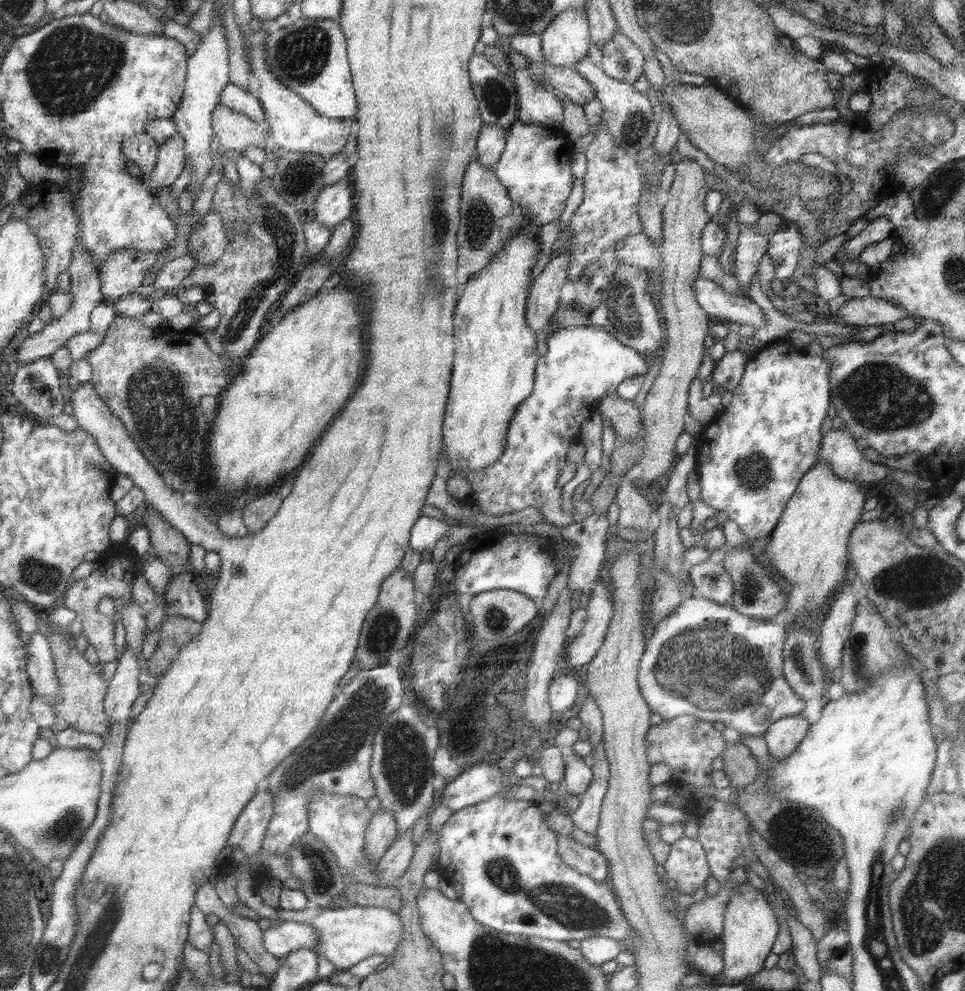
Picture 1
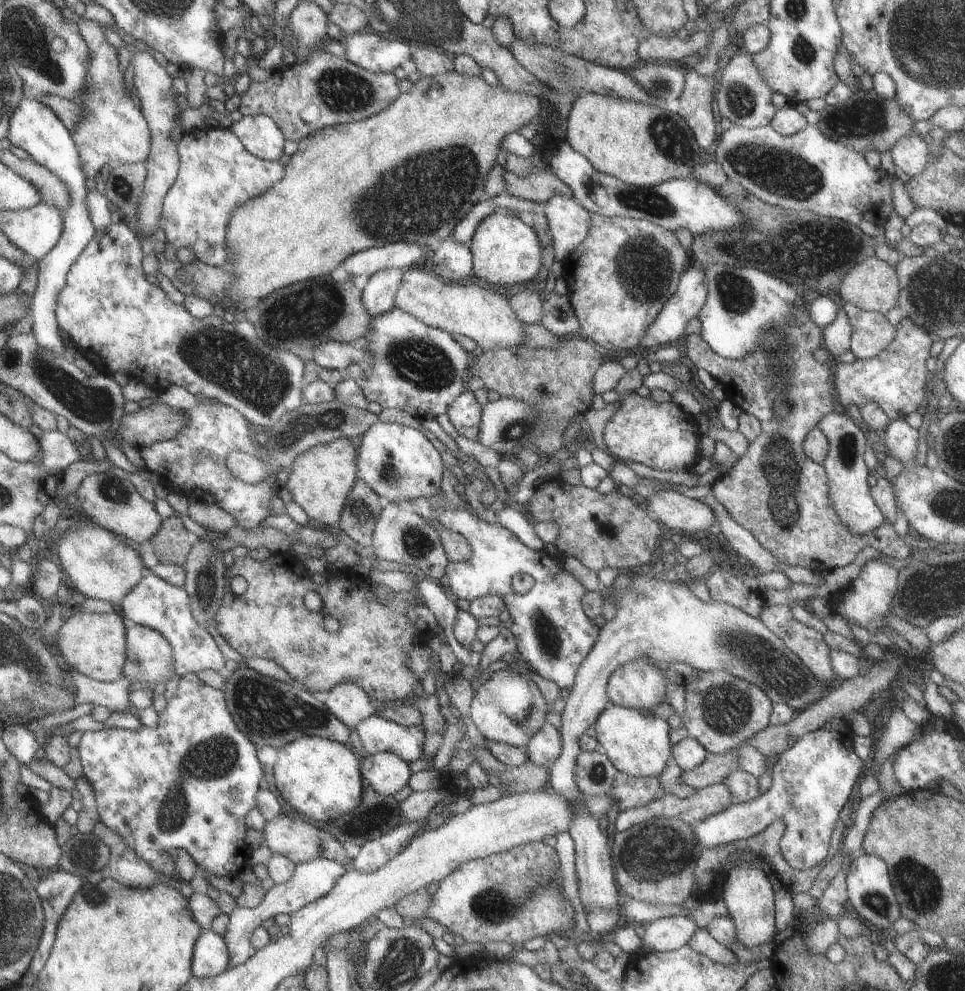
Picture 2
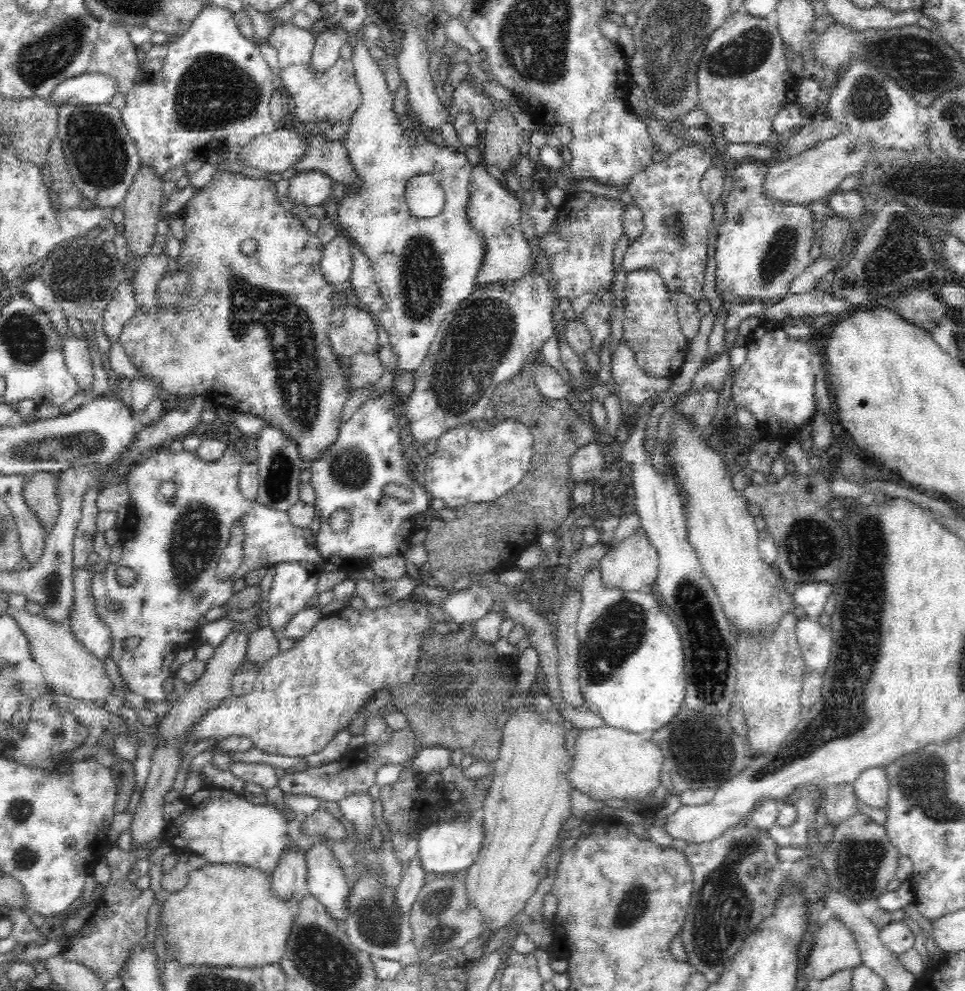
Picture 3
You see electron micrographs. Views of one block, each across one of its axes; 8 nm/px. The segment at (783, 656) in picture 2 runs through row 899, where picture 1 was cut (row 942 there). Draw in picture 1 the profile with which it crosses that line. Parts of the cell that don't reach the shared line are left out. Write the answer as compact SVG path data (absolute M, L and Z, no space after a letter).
M591 936L579 942L579 952L583 954L585 962L593 968L599 968L601 964L615 960L615 956L619 952L623 952L627 946L623 942L617 942L613 938L605 938L605 936Z

